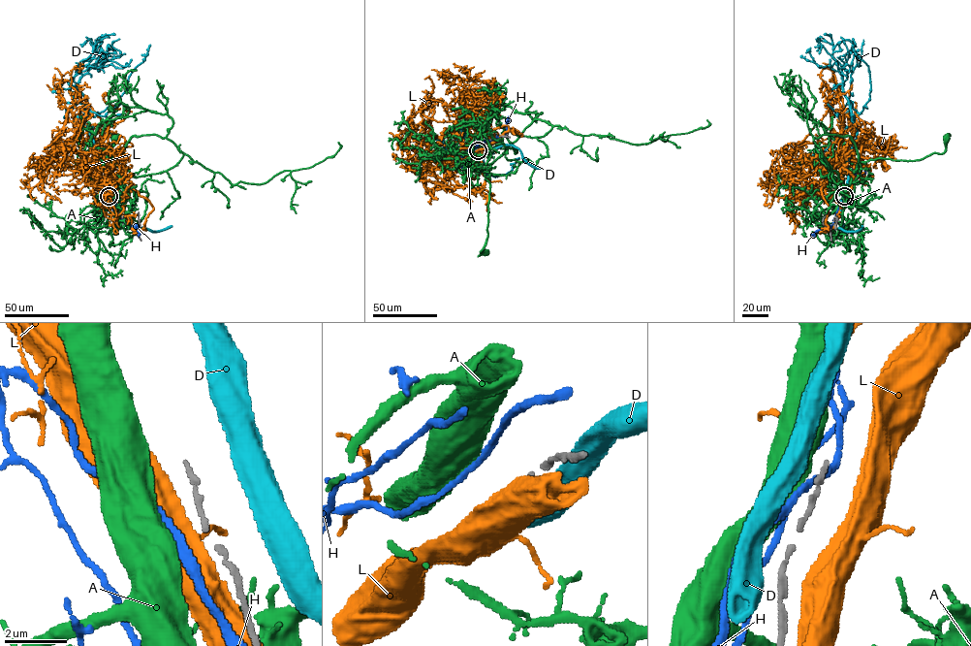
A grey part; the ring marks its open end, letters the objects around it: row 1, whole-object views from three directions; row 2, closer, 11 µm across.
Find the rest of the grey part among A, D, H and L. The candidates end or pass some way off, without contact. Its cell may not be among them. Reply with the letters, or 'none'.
none

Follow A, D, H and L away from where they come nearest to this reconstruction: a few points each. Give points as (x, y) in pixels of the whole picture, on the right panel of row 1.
A: (843, 196), (860, 162), (879, 158), (919, 160), (933, 152), (942, 153), (946, 139)
D: (843, 196), (848, 160), (856, 130), (842, 89), (842, 77), (832, 53), (833, 48), (845, 40), (856, 47)
H: (843, 198), (831, 226), (812, 235)
L: (846, 197), (860, 154), (861, 141), (851, 127), (843, 122), (842, 99), (835, 76), (827, 64)

